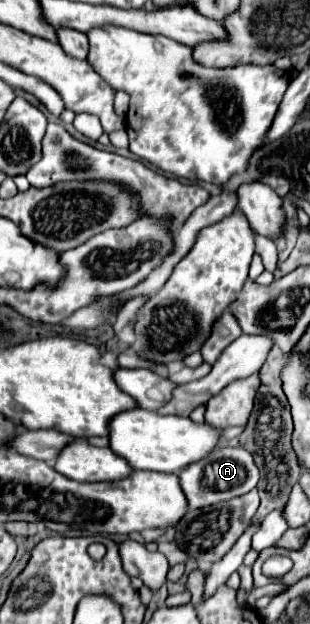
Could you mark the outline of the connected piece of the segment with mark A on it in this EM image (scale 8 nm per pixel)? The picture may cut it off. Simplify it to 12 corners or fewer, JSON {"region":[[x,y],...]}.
{"region":[[217,448],[187,466],[189,508],[243,496],[259,482],[253,456]]}

